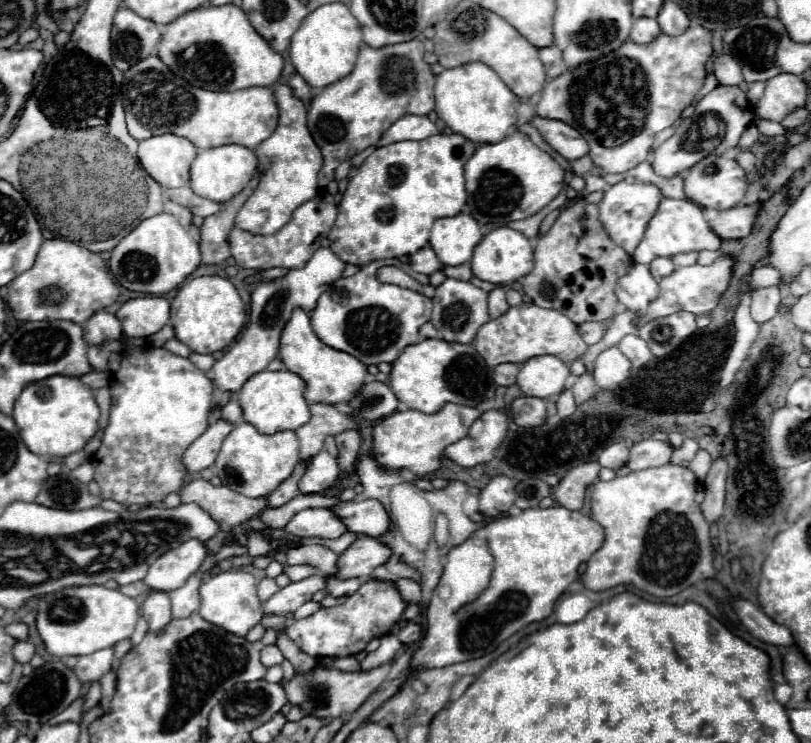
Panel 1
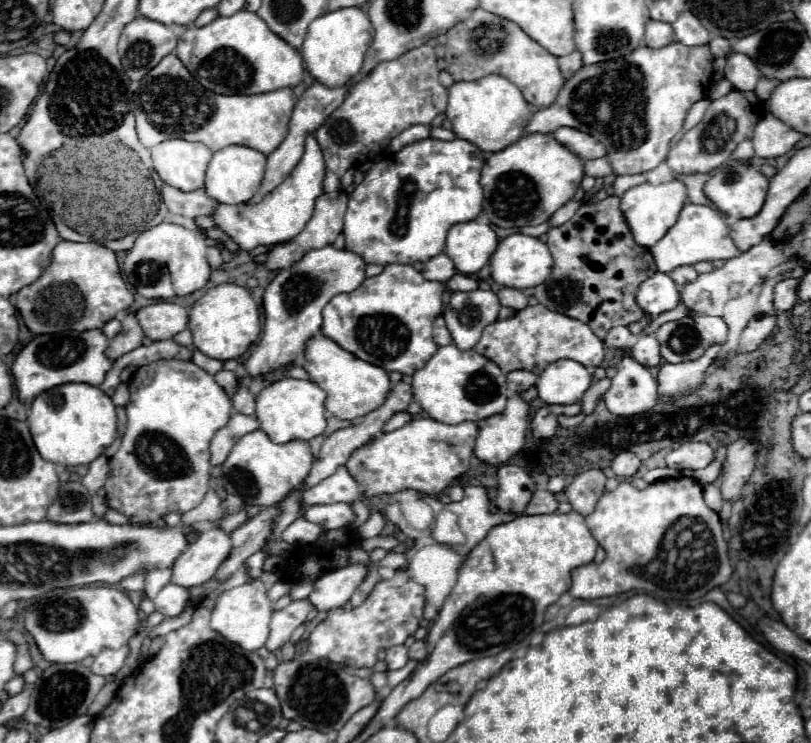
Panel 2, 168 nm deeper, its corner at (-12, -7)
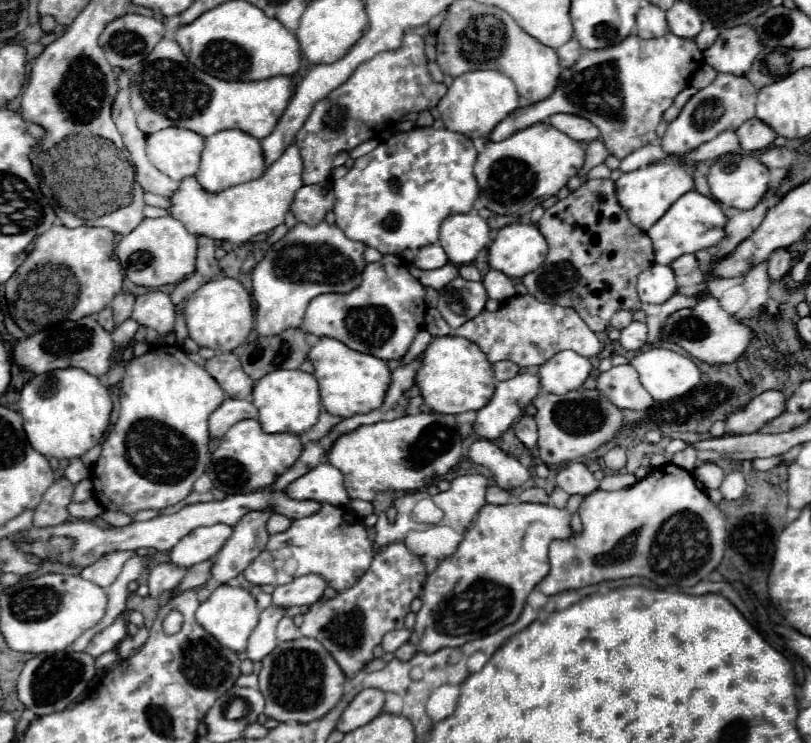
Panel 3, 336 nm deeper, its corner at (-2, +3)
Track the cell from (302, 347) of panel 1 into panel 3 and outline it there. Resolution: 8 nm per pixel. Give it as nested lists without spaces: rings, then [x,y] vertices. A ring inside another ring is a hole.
[[[320,338],[316,346],[312,346],[308,358],[316,368],[314,376],[318,378],[318,384],[320,384],[322,406],[332,416],[350,418],[356,414],[368,414],[380,408],[380,402],[384,402],[384,394],[392,382],[390,378],[392,372],[388,370],[384,360],[372,354],[350,350],[346,344],[334,338]]]

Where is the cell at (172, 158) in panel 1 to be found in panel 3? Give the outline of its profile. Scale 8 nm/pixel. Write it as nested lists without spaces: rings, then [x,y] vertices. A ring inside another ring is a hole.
[[[164,128],[148,136],[148,160],[172,180],[180,182],[198,172],[204,138],[186,128]]]

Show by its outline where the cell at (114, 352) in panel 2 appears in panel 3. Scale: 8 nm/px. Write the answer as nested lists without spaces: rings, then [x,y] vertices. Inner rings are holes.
[[[126,292],[116,294],[116,298],[114,298],[112,304],[110,304],[110,308],[114,310],[114,322],[116,322],[116,326],[118,326],[120,322],[124,322],[126,318],[132,316],[134,300],[136,300],[134,294],[126,294]]]

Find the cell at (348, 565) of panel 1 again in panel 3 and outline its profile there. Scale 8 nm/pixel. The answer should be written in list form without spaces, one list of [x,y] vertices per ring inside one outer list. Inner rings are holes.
[[[316,574],[300,576],[300,578],[292,580],[290,584],[278,586],[272,594],[272,602],[274,602],[274,606],[280,606],[280,608],[310,606],[322,598],[322,592],[326,586],[328,586],[326,580]]]

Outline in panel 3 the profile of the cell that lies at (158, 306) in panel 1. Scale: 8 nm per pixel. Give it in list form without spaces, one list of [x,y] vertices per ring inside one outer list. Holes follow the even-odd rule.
[[[152,290],[136,298],[132,318],[142,326],[154,328],[164,340],[174,328],[174,304],[168,294]]]

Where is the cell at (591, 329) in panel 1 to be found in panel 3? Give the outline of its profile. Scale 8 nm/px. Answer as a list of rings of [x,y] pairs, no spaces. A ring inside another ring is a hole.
[[[618,310],[614,316],[612,316],[612,320],[610,320],[610,324],[614,326],[614,328],[624,328],[624,326],[628,326],[630,322],[632,322],[634,318],[632,318],[632,312],[630,310]]]

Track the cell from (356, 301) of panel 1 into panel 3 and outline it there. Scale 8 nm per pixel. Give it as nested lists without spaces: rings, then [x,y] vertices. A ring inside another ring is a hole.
[[[384,256],[380,262],[368,264],[362,272],[362,284],[352,290],[350,294],[320,294],[316,296],[304,314],[302,328],[314,336],[328,336],[344,342],[348,348],[372,354],[382,360],[392,360],[392,358],[402,358],[418,330],[424,328],[424,314],[426,314],[426,304],[424,304],[424,286],[408,272],[406,264],[398,256]]]

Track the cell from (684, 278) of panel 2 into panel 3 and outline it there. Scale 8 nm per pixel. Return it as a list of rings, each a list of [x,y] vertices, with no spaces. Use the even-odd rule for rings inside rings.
[[[684,254],[678,260],[674,260],[670,266],[672,266],[674,274],[690,274],[698,268],[698,260],[694,254]]]

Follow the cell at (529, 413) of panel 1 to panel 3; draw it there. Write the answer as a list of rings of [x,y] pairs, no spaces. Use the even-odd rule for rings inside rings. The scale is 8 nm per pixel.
[[[522,416],[522,418],[516,422],[514,432],[516,432],[516,438],[518,438],[528,450],[532,450],[532,448],[536,446],[536,440],[538,440],[538,428],[536,428],[534,418]]]

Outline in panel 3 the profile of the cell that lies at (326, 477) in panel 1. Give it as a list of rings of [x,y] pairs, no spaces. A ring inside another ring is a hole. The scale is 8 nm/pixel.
[[[320,462],[308,474],[294,480],[284,492],[288,494],[288,498],[294,500],[316,500],[336,506],[348,504],[344,476],[328,462]]]

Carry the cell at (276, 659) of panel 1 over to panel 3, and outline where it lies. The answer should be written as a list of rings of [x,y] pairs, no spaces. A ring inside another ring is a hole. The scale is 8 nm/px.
[[[284,616],[284,618],[278,622],[278,632],[276,632],[276,636],[278,636],[278,640],[280,640],[280,642],[294,640],[294,638],[298,636],[298,628],[296,628],[294,620],[292,620],[292,618],[288,618],[288,616]]]

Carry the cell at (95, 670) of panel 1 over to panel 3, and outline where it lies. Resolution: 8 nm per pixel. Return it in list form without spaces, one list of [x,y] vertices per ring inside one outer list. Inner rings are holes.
[[[122,612],[108,628],[104,628],[102,632],[98,632],[92,642],[88,644],[86,652],[94,658],[98,658],[100,654],[108,652],[108,650],[114,650],[122,640],[126,638],[126,614]]]

